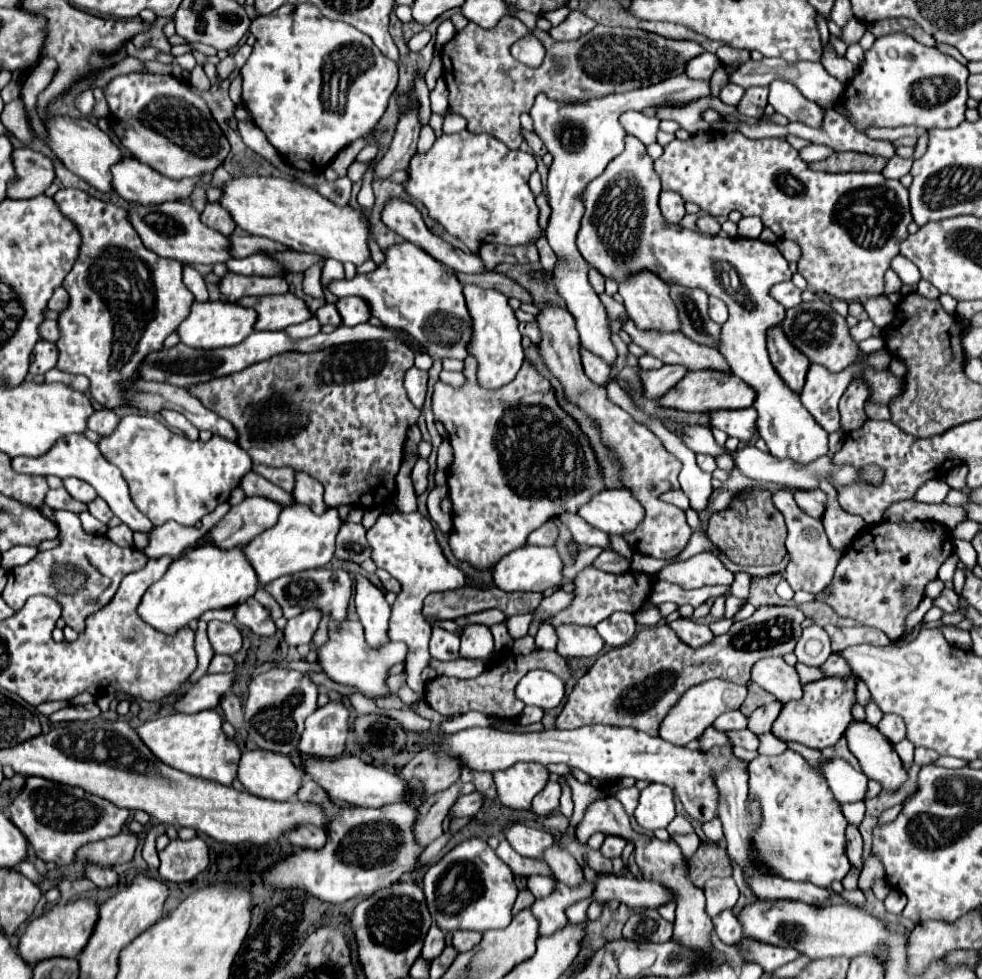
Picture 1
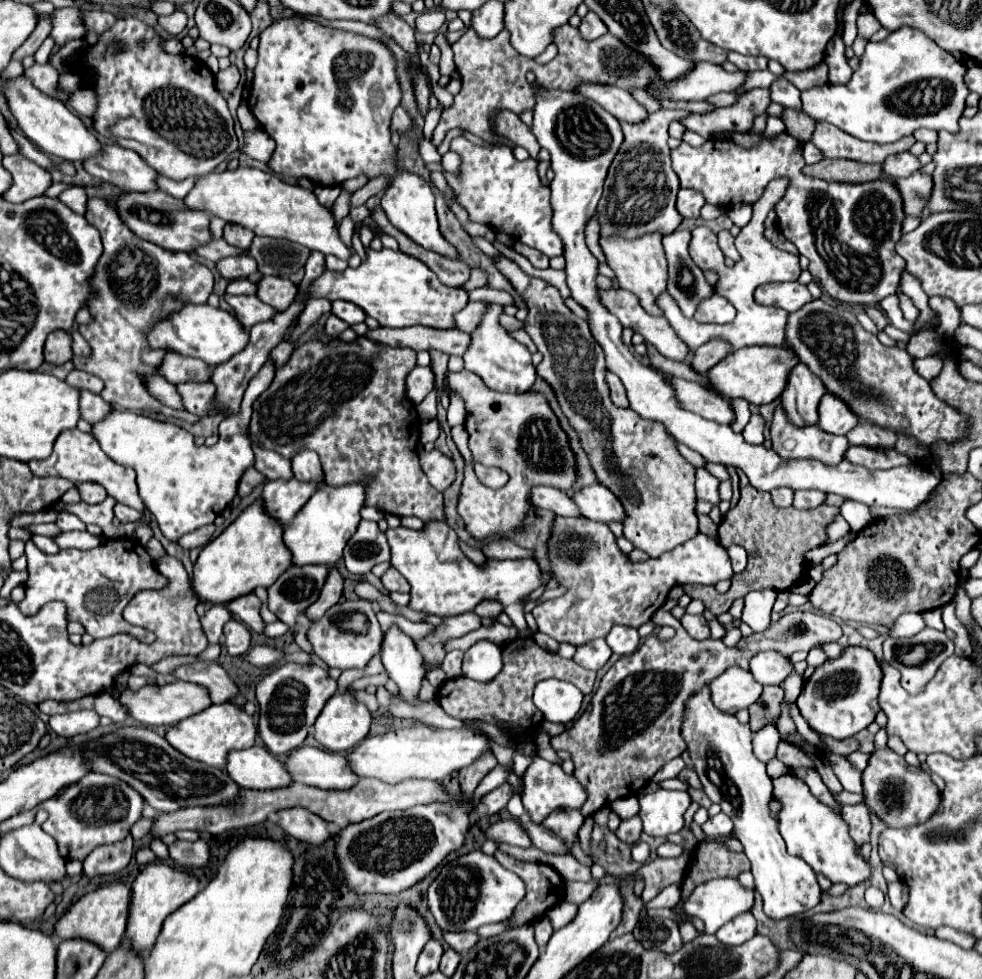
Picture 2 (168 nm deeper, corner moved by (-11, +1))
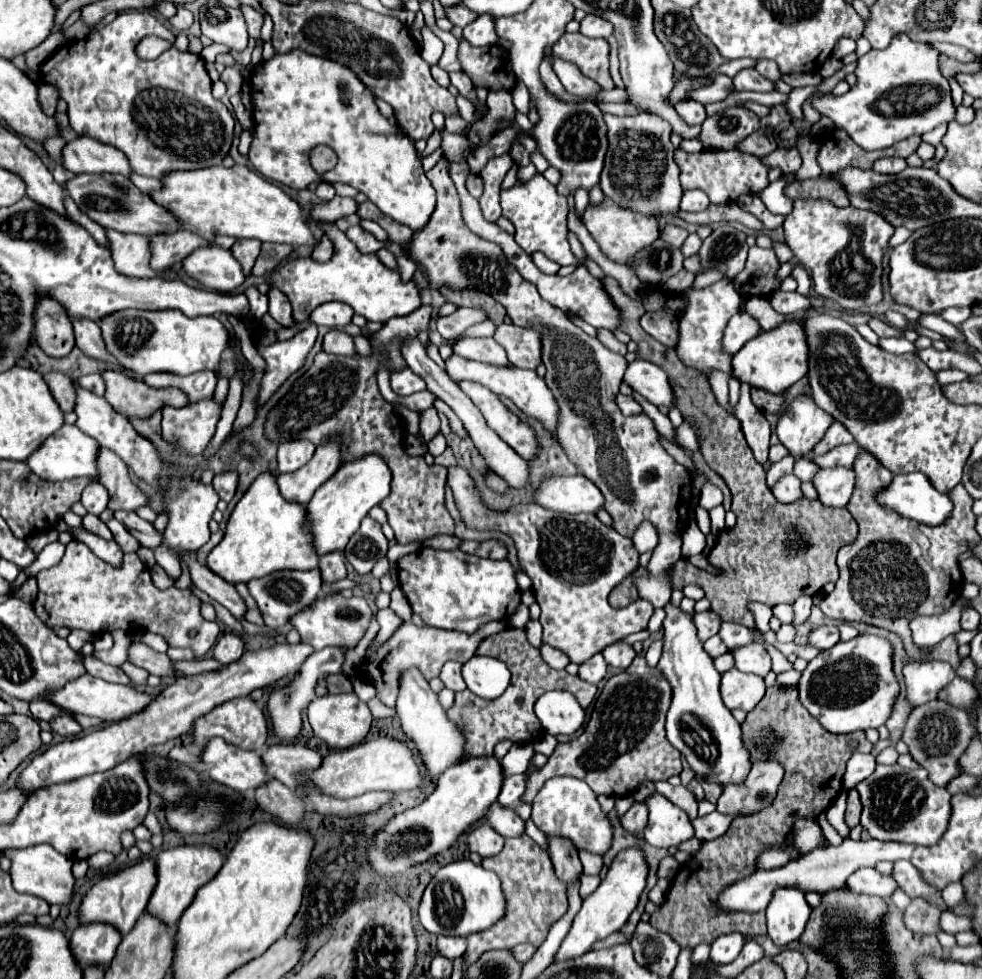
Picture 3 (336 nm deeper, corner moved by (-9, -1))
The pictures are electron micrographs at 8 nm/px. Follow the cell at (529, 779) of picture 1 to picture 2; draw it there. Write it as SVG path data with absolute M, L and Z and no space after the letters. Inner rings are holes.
M534 758L522 776L522 804L528 810L532 822L542 822L554 808L580 808L584 800L586 792L578 780L543 758Z

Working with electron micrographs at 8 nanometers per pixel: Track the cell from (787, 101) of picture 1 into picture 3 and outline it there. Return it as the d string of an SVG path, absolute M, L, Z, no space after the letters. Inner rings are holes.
M754 68L750 70L740 70L734 78L732 78L736 90L752 90L752 92L772 92L774 84L770 80L766 80L764 76L760 76Z

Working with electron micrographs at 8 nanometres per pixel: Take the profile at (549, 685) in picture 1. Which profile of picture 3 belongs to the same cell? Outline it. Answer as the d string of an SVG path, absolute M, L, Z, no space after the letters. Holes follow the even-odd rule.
M546 692L538 698L536 716L548 734L574 734L586 720L586 712L570 692Z

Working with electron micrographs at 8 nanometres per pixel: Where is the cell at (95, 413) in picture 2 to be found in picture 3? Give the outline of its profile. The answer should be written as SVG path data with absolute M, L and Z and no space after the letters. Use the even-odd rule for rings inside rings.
M46 372L44 380L46 380L54 400L58 402L60 410L62 412L72 412L74 410L74 398L76 398L72 382L62 372Z

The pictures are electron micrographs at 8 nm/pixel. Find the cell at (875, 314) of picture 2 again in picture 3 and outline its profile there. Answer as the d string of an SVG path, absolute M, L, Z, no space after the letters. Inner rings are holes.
M872 318L868 324L870 324L870 328L872 328L880 338L894 338L894 336L902 336L902 330L898 330L898 328L894 328L894 326L886 324L886 322L884 322L884 320L880 320L880 318Z

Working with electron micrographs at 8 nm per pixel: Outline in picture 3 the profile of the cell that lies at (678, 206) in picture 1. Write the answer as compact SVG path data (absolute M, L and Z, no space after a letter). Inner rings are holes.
M686 190L680 202L680 208L686 212L700 212L700 210L706 210L708 204L710 200L702 190Z

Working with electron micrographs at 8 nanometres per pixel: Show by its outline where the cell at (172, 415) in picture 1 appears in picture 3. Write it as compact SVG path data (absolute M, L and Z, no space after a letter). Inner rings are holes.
M82 318L73 322L73 329L76 334L76 346L82 352L86 352L88 356L116 364L116 360L110 358L110 354L106 354L106 350L104 350L104 342L102 342L102 334L100 334L98 324L90 322L88 318Z

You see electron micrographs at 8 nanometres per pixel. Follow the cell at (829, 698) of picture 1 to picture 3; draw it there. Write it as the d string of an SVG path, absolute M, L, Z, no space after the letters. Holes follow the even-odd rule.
M858 634L848 642L838 642L810 660L802 672L798 682L802 704L832 734L880 728L900 696L900 684L892 670L892 654L892 644L872 634Z

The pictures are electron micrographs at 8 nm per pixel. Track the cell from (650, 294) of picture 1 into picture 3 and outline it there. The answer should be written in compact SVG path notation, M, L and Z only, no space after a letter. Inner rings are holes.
M604 198L604 202L598 206L588 204L588 208L582 214L582 222L588 228L588 232L592 234L592 238L598 242L602 252L618 264L626 264L628 258L636 254L636 250L652 244L658 238L658 220L656 218L648 218L634 210L626 210L626 208L618 206L616 202L610 202L610 198Z

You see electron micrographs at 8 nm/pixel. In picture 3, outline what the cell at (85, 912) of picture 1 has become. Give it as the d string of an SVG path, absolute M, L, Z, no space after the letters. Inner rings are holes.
M146 858L130 868L122 868L112 876L100 878L84 896L80 904L80 920L82 922L108 922L116 926L122 934L128 934L140 914L146 908L146 902L150 900L150 894L154 890L154 860Z

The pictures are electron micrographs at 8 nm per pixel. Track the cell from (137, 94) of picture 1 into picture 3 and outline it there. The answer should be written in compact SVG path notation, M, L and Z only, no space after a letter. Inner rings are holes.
M150 10L124 12L116 16L112 24L106 24L80 40L72 40L58 48L40 68L44 82L50 82L62 100L68 104L68 120L76 134L96 138L122 150L130 162L130 168L142 176L162 178L172 170L196 170L222 164L232 144L234 118L228 108L216 100L210 92L212 80L204 68L204 60L178 48L168 48L156 60L140 60L136 46L144 36L158 36L174 42L174 34Z

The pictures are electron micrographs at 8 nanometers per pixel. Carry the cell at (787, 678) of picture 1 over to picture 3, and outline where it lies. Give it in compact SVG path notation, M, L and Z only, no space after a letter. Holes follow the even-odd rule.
M760 644L736 646L730 654L734 656L734 666L740 672L752 672L758 676L766 676L770 672L770 654Z

